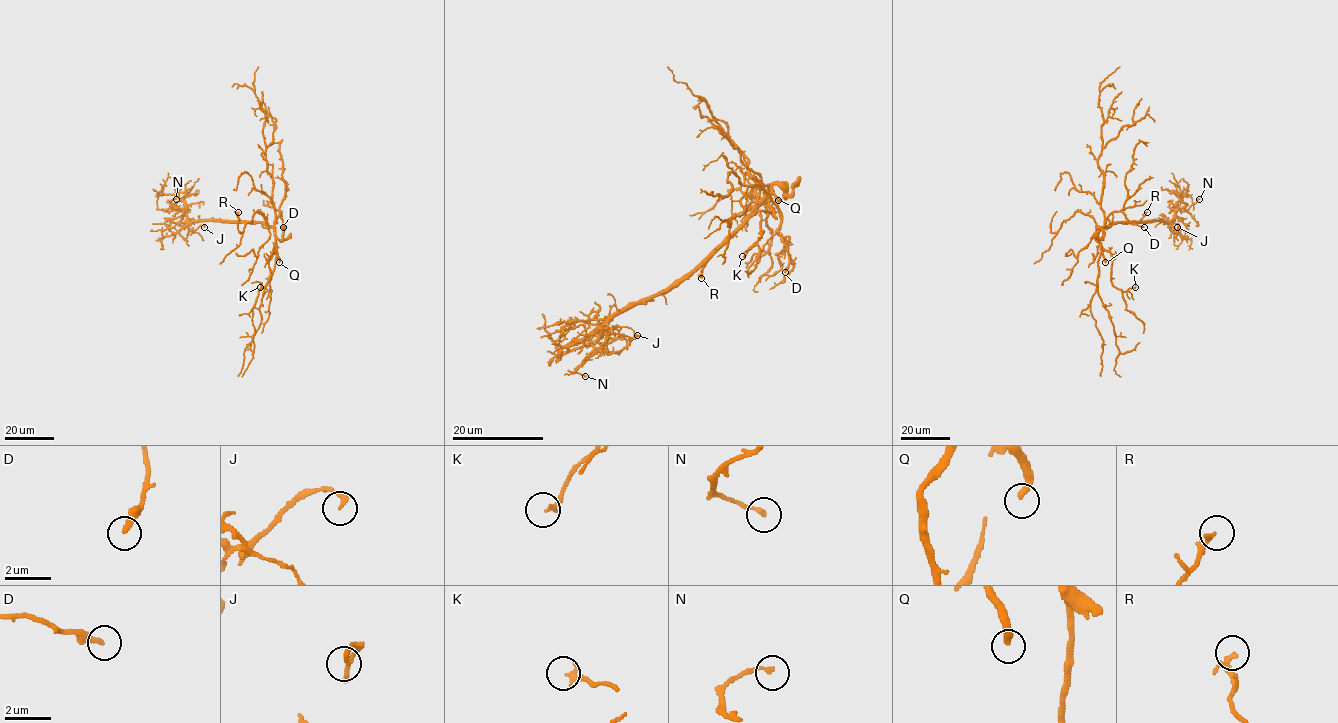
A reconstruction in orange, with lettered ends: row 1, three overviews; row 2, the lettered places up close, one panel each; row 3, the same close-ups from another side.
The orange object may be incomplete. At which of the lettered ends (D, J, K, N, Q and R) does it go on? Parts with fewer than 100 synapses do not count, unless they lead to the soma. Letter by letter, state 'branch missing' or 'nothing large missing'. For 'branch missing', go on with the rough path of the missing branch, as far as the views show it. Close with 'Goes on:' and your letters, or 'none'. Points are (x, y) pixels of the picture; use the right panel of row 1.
D: nothing large missing
J: nothing large missing
K: nothing large missing
N: nothing large missing
Q: branch missing | (1105, 262), (1109, 270), (1115, 267), (1119, 274), (1131, 277)
R: nothing large missing
Goes on: Q

